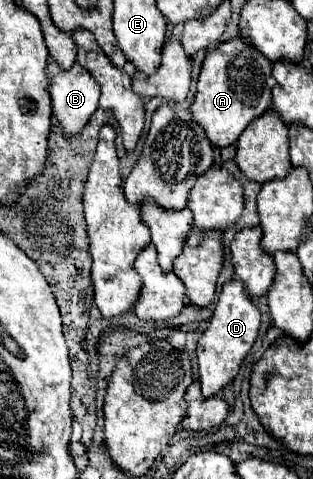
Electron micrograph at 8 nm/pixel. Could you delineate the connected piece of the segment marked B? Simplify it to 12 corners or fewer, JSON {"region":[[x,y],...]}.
{"region":[[49,60],[53,122],[67,136],[99,108],[99,84]]}

